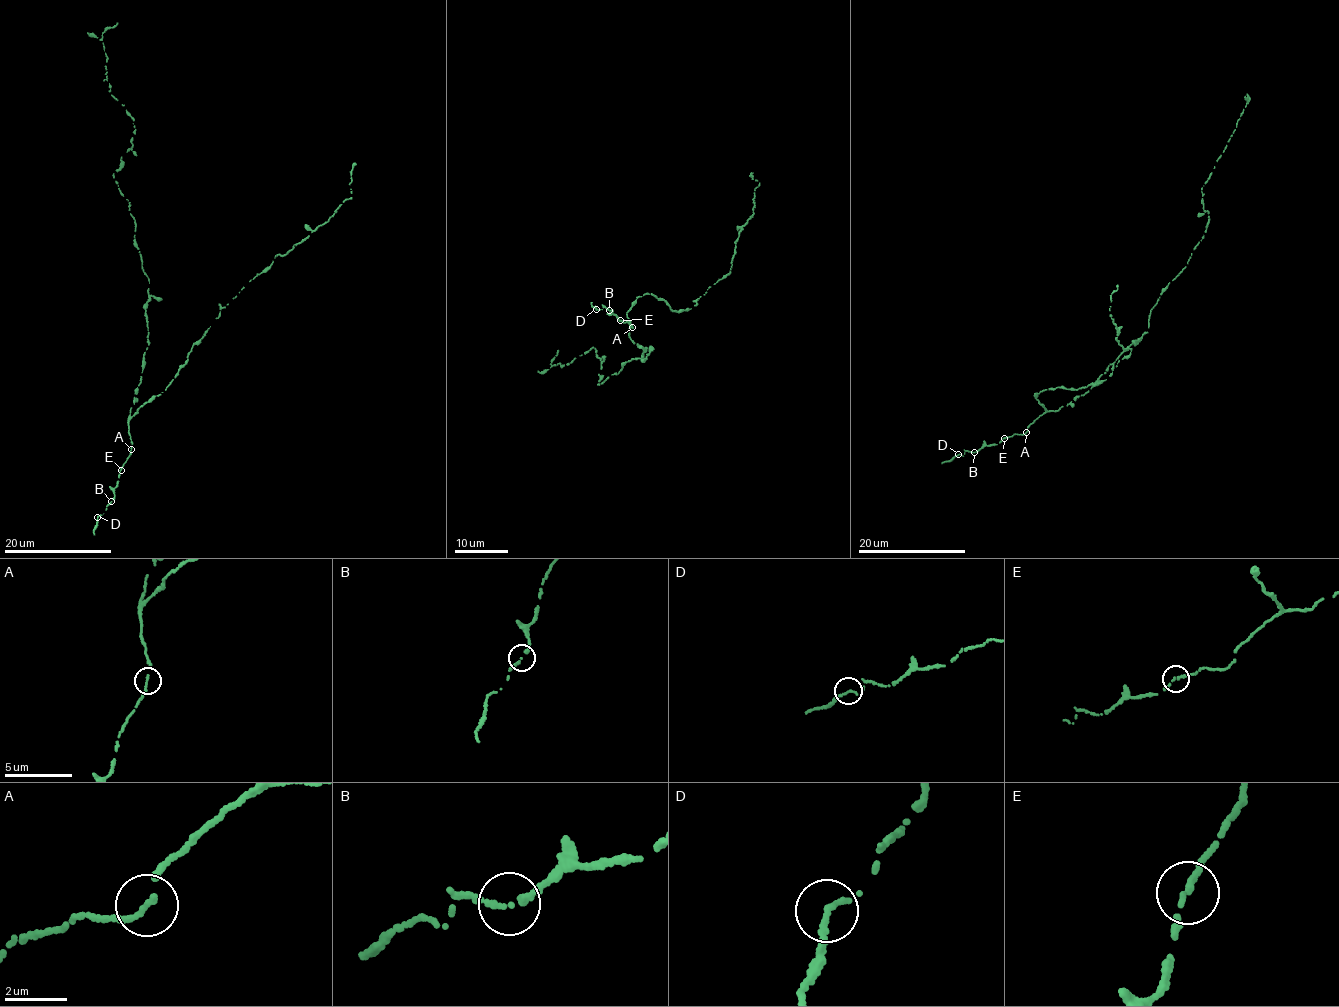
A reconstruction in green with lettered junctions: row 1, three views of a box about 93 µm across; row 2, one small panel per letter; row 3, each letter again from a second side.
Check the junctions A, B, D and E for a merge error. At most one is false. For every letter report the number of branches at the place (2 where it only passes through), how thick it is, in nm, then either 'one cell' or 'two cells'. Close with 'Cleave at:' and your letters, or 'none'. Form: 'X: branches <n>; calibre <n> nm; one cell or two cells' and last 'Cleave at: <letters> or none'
A: branches 2; calibre 170 nm; one cell
B: branches 2; calibre 200 nm; one cell
D: branches 1; calibre 280 nm; one cell
E: branches 2; calibre 190 nm; one cell
Cleave at: none

